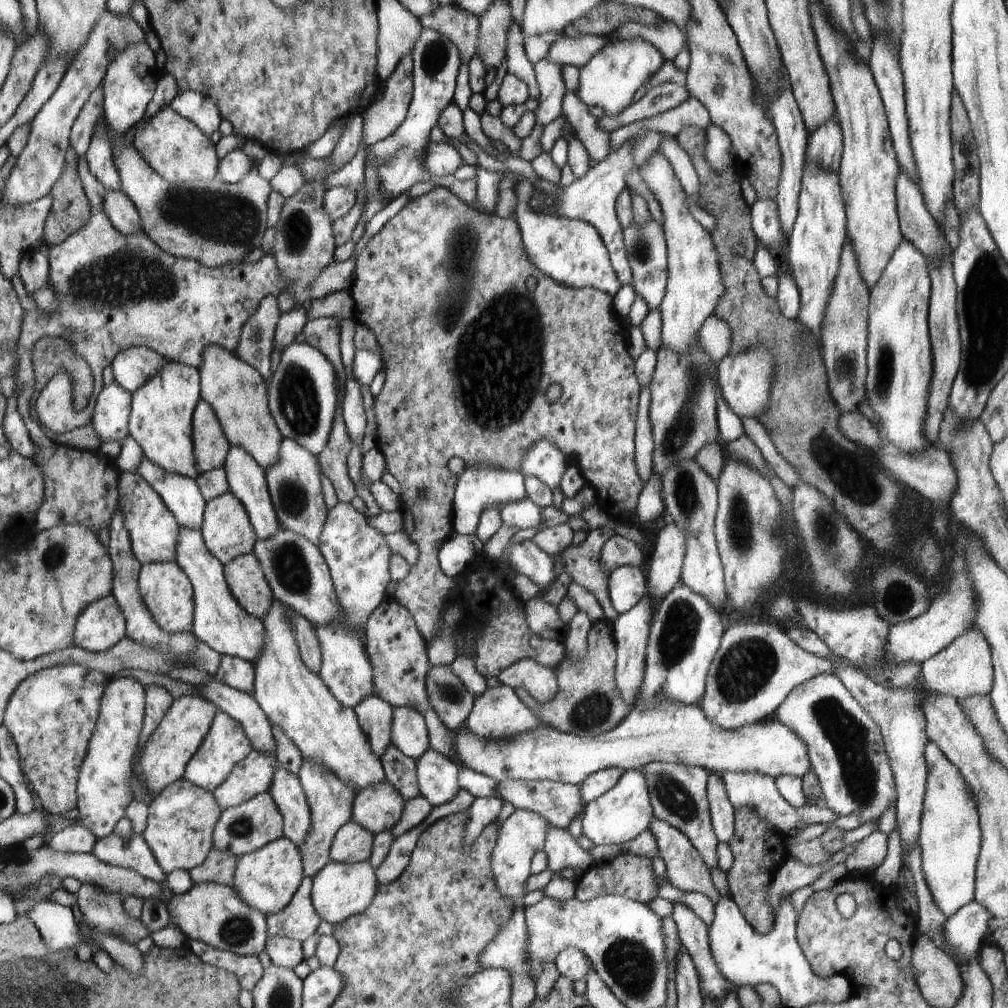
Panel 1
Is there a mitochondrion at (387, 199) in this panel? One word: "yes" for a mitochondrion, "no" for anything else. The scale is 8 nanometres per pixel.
no

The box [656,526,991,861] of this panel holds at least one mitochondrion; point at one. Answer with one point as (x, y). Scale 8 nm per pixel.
(849, 737)

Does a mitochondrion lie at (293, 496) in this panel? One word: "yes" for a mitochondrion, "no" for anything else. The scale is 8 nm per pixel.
yes

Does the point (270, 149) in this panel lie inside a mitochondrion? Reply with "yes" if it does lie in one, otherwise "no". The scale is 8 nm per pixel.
no

